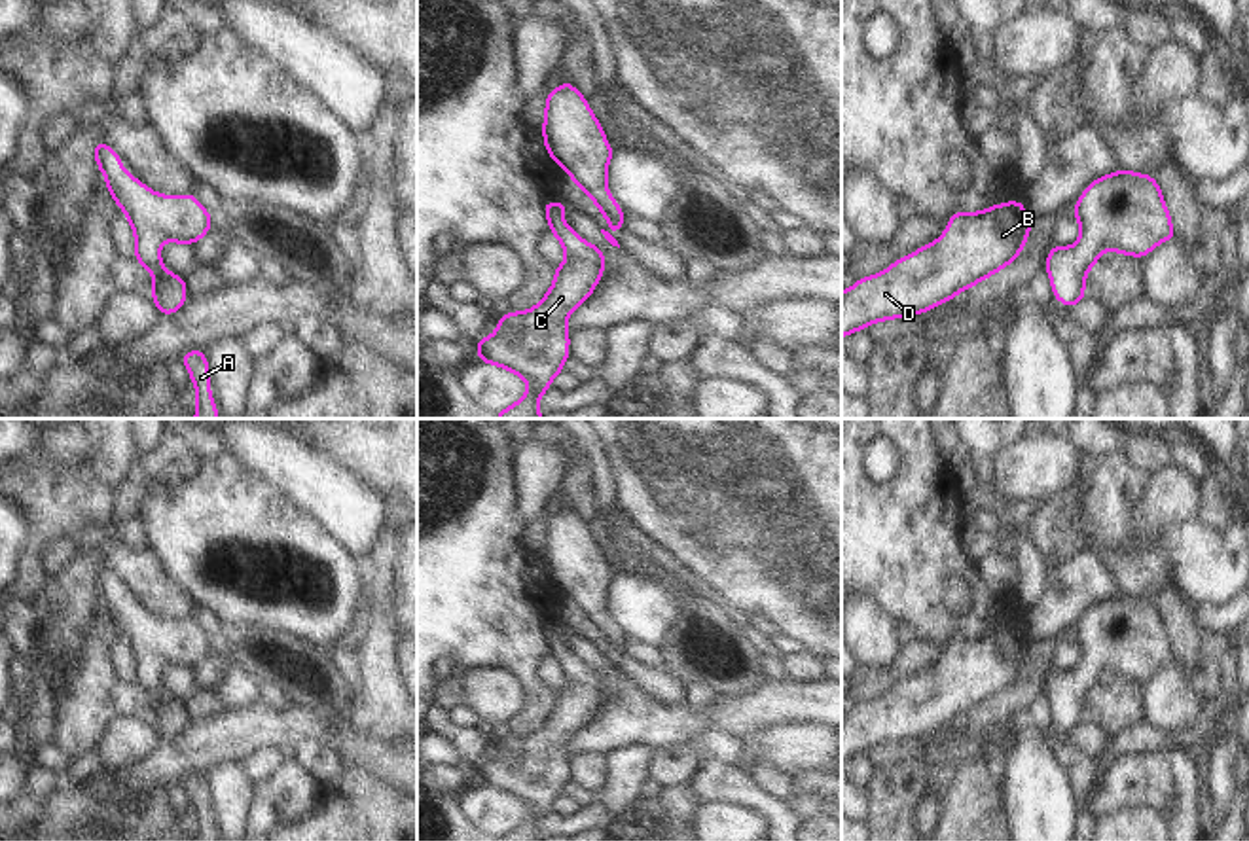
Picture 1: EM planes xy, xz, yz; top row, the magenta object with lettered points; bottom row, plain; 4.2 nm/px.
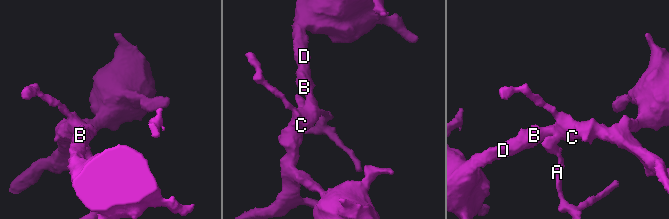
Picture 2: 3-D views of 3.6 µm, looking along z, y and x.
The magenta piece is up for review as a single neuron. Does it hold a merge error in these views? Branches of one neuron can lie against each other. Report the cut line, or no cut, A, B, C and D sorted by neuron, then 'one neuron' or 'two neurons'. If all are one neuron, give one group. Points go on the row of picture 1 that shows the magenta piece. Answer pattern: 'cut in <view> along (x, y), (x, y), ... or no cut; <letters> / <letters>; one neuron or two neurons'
no cut; A B C D; one neuron

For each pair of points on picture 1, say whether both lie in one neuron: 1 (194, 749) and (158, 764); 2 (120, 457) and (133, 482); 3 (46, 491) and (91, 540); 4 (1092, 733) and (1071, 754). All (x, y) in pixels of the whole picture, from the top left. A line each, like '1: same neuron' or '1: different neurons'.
1: same neuron
2: different neurons
3: different neurons
4: different neurons

